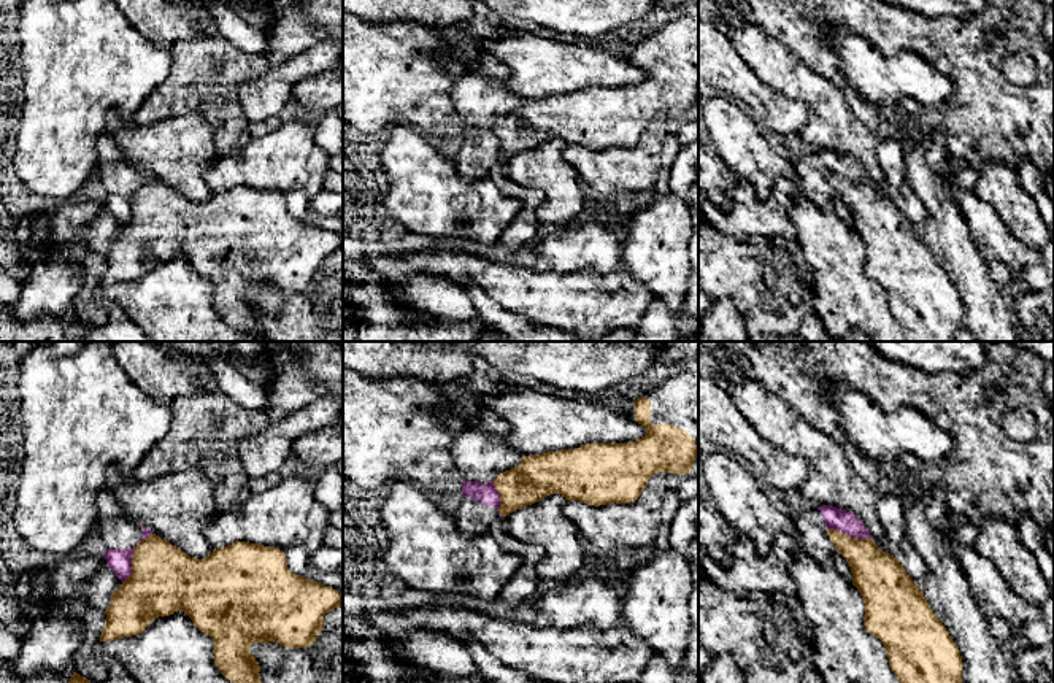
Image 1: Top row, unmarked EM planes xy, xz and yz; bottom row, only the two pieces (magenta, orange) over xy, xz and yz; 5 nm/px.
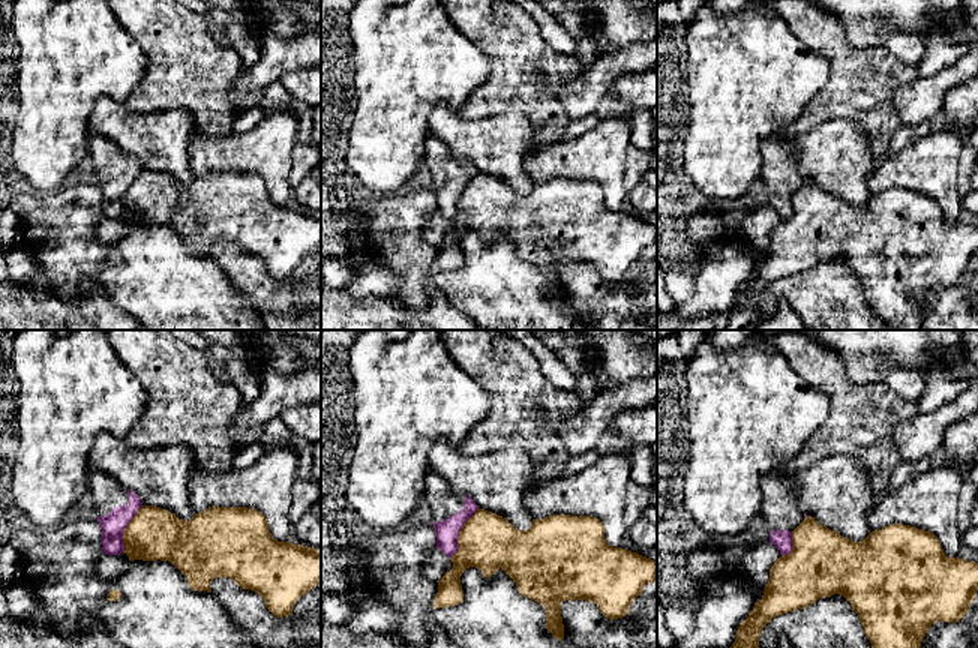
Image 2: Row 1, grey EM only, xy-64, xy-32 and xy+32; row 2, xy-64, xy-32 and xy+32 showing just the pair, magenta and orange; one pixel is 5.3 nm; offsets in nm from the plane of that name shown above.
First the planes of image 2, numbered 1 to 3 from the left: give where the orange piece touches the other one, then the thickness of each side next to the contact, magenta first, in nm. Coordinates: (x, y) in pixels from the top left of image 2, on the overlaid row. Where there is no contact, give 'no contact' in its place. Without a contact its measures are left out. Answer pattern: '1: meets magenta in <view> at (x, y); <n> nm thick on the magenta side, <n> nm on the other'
1: meets magenta in xy-64 at (126, 525); 140 nm thick on the magenta side, 280 nm on the other
2: meets magenta in xy-32 at (458, 534); 130 nm thick on the magenta side, 300 nm on the other
3: meets magenta in xy+32 at (792, 546); 100 nm thick on the magenta side, 360 nm on the other

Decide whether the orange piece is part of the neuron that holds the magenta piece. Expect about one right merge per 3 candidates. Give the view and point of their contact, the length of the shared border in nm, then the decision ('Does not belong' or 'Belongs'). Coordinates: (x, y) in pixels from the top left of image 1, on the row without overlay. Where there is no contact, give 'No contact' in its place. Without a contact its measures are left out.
Touches magenta at xy (130, 200). Shared border 300 nm. Does not belong

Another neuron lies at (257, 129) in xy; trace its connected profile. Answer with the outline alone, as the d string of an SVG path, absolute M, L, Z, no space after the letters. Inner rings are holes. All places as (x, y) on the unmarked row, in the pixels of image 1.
M271 116L262 122L249 122L246 130L238 140L238 148L246 146L249 141L262 138L268 132L278 129L284 121L279 116Z

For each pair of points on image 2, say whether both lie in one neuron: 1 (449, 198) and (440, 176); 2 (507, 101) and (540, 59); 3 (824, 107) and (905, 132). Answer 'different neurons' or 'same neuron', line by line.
1: same neuron
2: same neuron
3: different neurons

